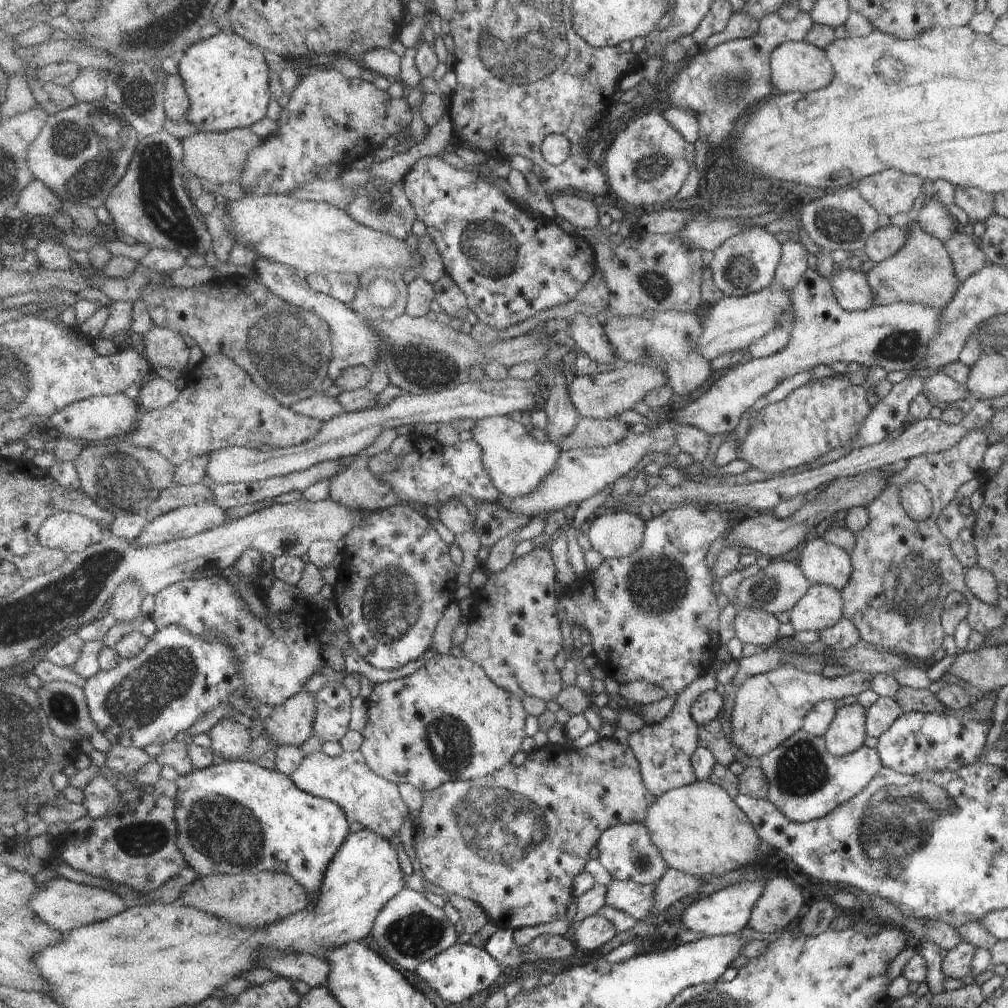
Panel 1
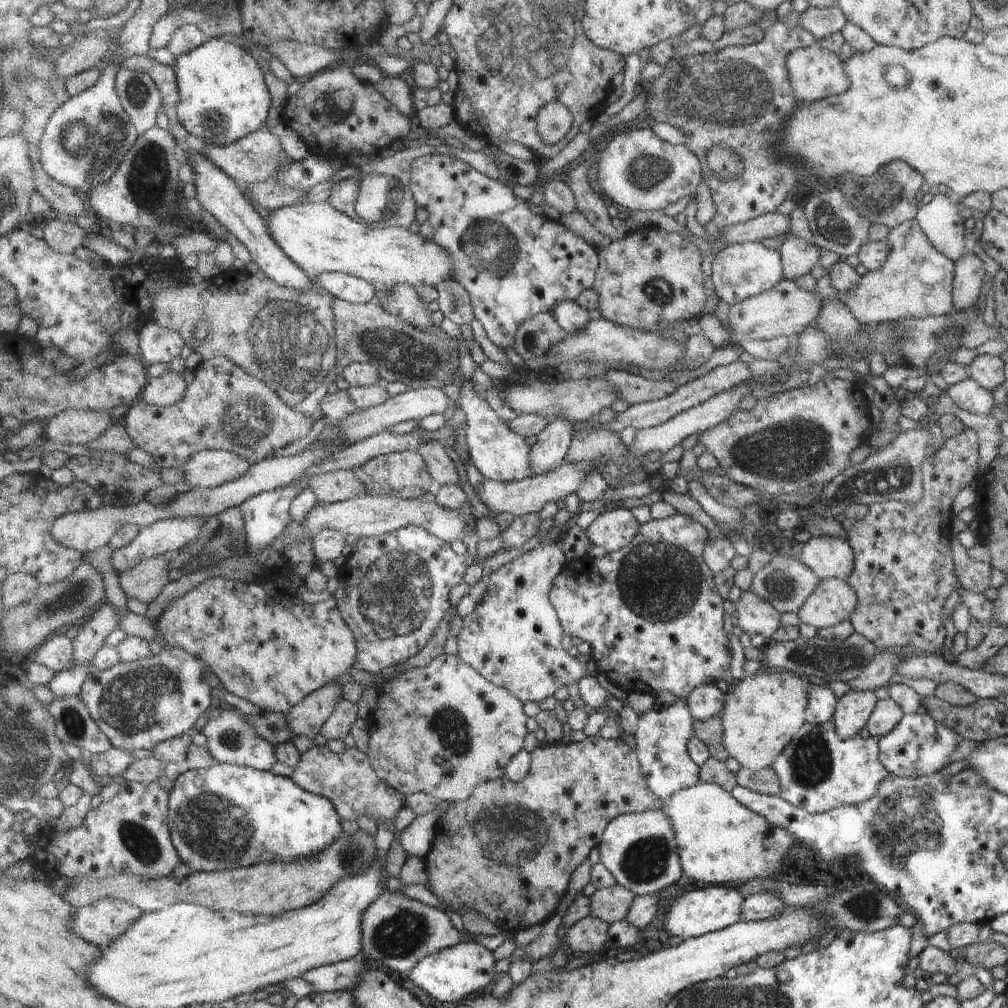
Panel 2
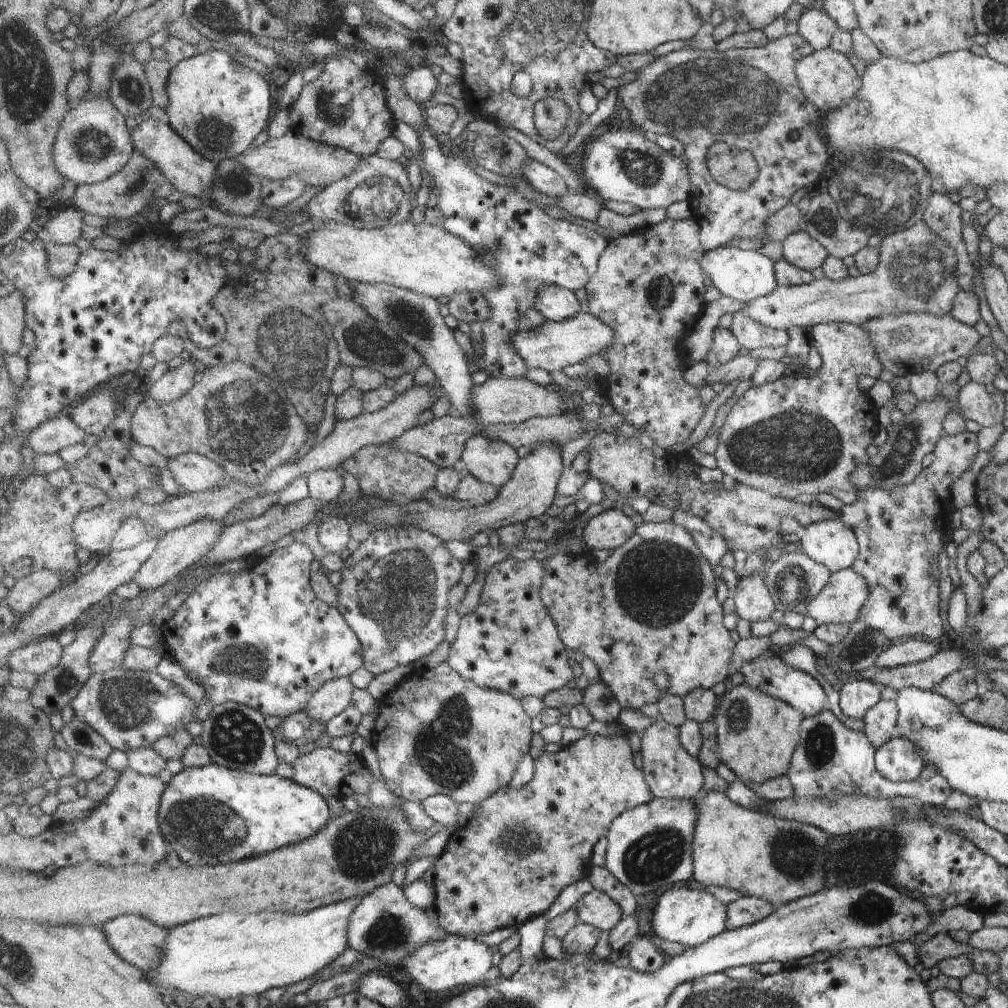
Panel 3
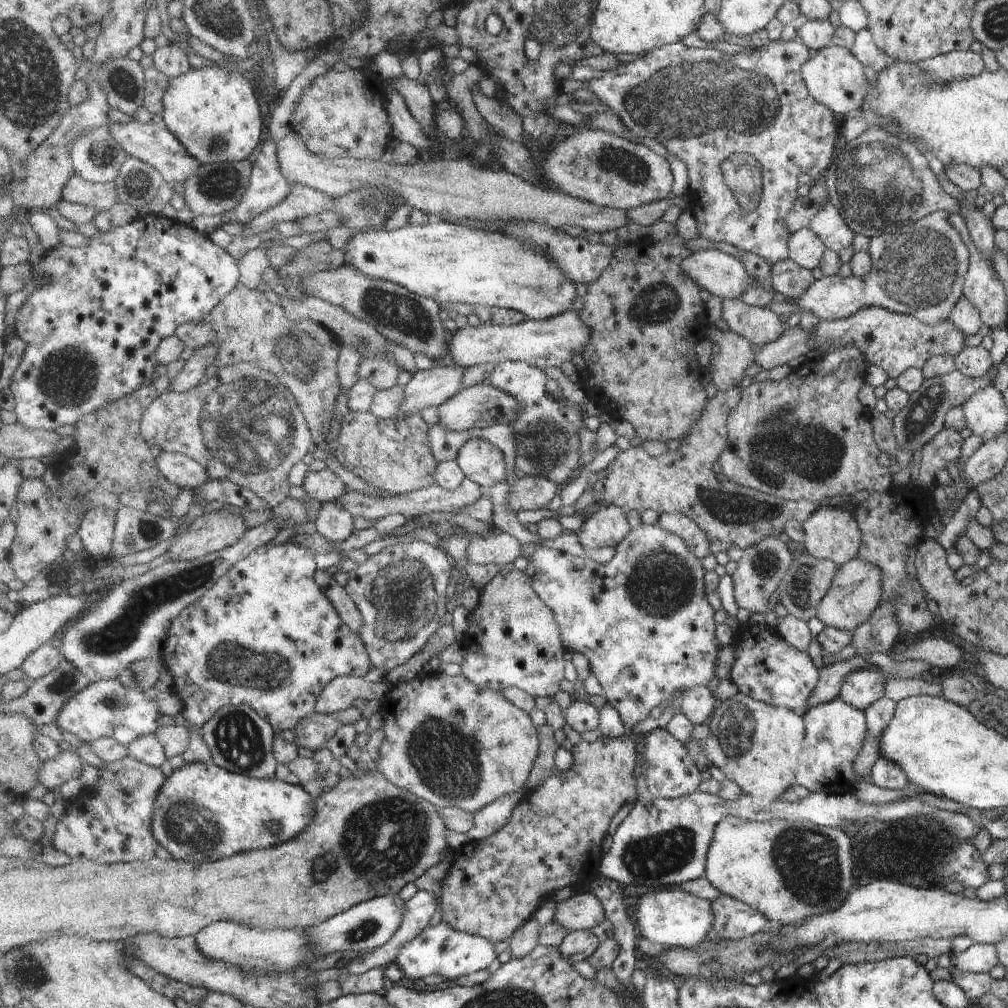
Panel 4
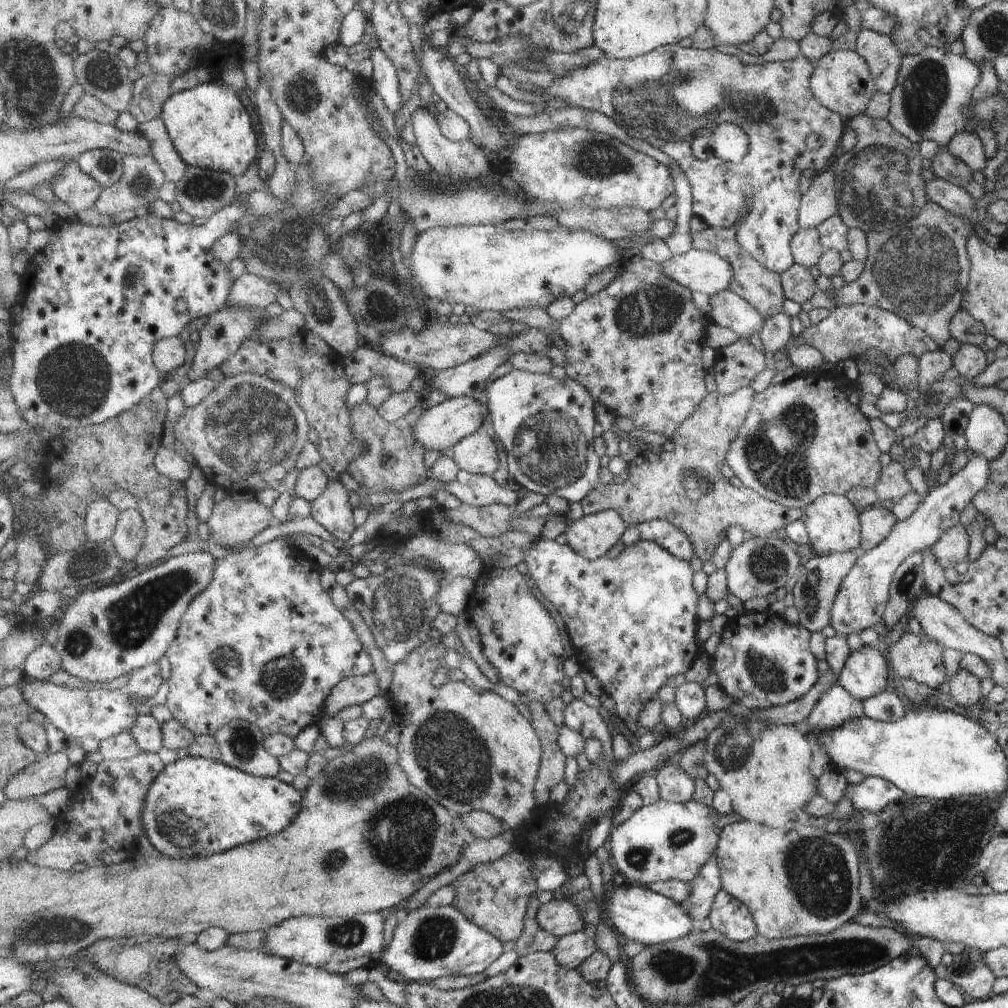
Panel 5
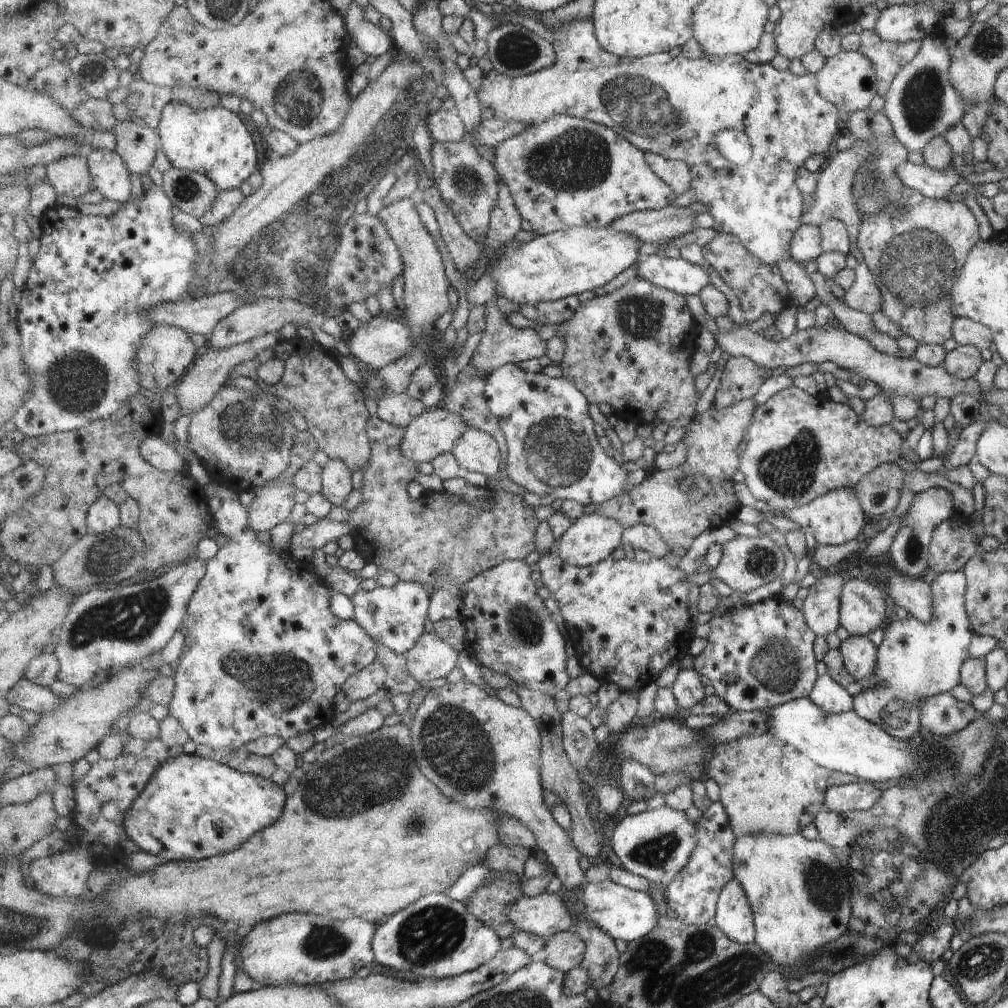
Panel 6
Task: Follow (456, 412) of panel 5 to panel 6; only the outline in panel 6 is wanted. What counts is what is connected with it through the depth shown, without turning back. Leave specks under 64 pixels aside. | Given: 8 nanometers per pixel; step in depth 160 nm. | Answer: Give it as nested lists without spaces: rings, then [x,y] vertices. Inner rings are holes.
[[[429,408],[406,426],[400,449],[418,465],[431,463],[437,455],[451,453],[468,428],[463,417],[447,408]]]

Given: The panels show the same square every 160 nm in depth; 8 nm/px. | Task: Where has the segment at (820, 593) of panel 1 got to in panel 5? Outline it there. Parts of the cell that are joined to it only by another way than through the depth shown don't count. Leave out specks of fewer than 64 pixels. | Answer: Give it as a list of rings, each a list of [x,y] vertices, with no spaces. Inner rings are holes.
[[[971,454],[968,463],[955,472],[943,485],[933,487],[917,505],[917,508],[902,521],[897,521],[889,534],[873,548],[863,551],[855,561],[853,568],[844,576],[833,599],[829,620],[837,636],[857,634],[865,628],[872,628],[882,619],[886,608],[888,588],[893,571],[898,564],[914,552],[927,550],[937,542],[943,531],[958,523],[963,507],[981,490],[988,479],[989,462]]]

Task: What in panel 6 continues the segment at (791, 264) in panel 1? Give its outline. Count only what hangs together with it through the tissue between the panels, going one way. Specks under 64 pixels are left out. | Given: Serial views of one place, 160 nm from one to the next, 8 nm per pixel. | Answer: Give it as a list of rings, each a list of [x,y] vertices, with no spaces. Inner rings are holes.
[[[800,224],[789,243],[790,258],[796,263],[806,264],[821,252],[818,228],[815,225]]]

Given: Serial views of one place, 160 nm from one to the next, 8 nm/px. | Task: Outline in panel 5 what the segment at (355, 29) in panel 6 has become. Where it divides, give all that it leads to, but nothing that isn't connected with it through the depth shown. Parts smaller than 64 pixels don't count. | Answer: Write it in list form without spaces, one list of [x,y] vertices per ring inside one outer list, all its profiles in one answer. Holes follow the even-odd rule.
[[[377,44],[372,46],[373,82],[382,96],[384,103],[392,114],[397,114],[403,108],[404,97],[401,96],[400,78],[396,65]]]

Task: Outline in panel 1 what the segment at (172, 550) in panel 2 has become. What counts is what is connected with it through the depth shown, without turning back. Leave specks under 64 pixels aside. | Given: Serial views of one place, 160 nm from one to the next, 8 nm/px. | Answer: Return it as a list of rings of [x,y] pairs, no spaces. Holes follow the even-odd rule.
[[[212,500],[184,506],[155,517],[135,540],[139,547],[154,547],[192,537],[225,524],[225,509]]]

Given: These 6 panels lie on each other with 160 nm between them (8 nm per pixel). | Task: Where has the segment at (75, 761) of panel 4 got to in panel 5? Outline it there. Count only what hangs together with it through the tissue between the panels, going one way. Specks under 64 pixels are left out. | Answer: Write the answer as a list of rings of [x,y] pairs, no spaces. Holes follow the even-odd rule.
[[[67,750],[39,757],[23,772],[9,778],[4,788],[7,800],[38,799],[67,784],[68,770],[73,766]]]

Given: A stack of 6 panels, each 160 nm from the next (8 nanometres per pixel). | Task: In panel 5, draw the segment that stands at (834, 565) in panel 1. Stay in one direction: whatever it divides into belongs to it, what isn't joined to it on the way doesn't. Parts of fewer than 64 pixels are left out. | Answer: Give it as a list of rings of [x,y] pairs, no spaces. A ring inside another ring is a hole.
[[[827,493],[813,499],[802,508],[801,521],[808,534],[808,543],[815,554],[846,553],[860,544],[860,524],[857,510],[845,495]]]

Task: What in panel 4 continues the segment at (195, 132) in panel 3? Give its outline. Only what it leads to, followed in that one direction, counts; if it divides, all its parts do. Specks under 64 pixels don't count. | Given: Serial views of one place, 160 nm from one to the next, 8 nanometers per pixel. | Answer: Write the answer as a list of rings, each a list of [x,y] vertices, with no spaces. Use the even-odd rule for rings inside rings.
[[[205,66],[170,79],[160,117],[189,154],[203,165],[246,161],[263,138],[261,106],[246,80],[246,73],[229,72],[218,67]]]

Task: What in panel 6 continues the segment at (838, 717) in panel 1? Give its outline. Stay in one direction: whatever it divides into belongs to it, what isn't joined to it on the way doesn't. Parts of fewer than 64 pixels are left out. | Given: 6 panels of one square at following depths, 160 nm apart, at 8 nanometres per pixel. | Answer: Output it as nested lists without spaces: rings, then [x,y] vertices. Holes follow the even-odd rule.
[[[849,635],[840,642],[838,649],[845,670],[854,679],[872,677],[877,651],[867,635]]]

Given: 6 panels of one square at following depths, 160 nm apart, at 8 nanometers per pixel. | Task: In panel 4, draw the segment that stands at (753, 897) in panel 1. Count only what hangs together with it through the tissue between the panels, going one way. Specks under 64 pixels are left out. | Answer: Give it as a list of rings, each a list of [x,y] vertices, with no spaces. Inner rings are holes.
[[[679,888],[651,890],[641,895],[635,901],[633,915],[640,937],[647,938],[650,942],[667,944],[670,947],[699,947],[704,943],[707,938],[705,936],[713,924],[710,902]]]

